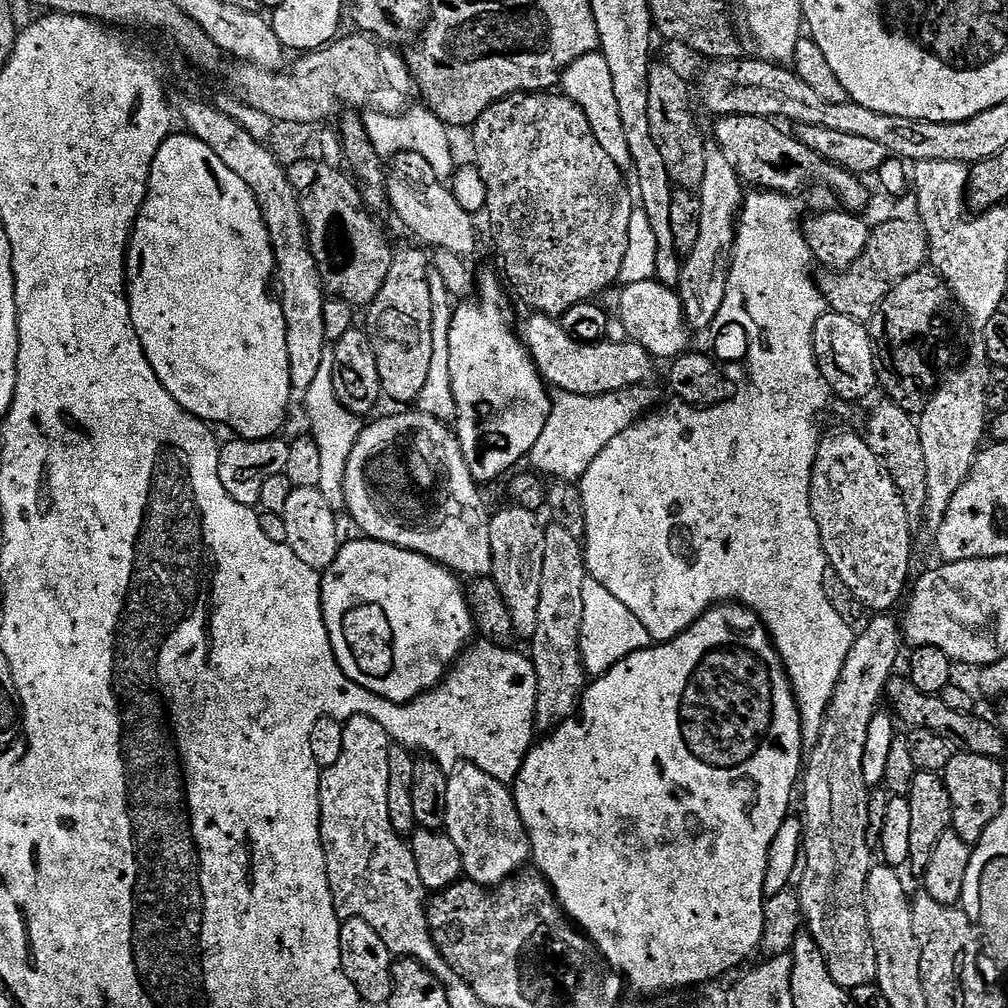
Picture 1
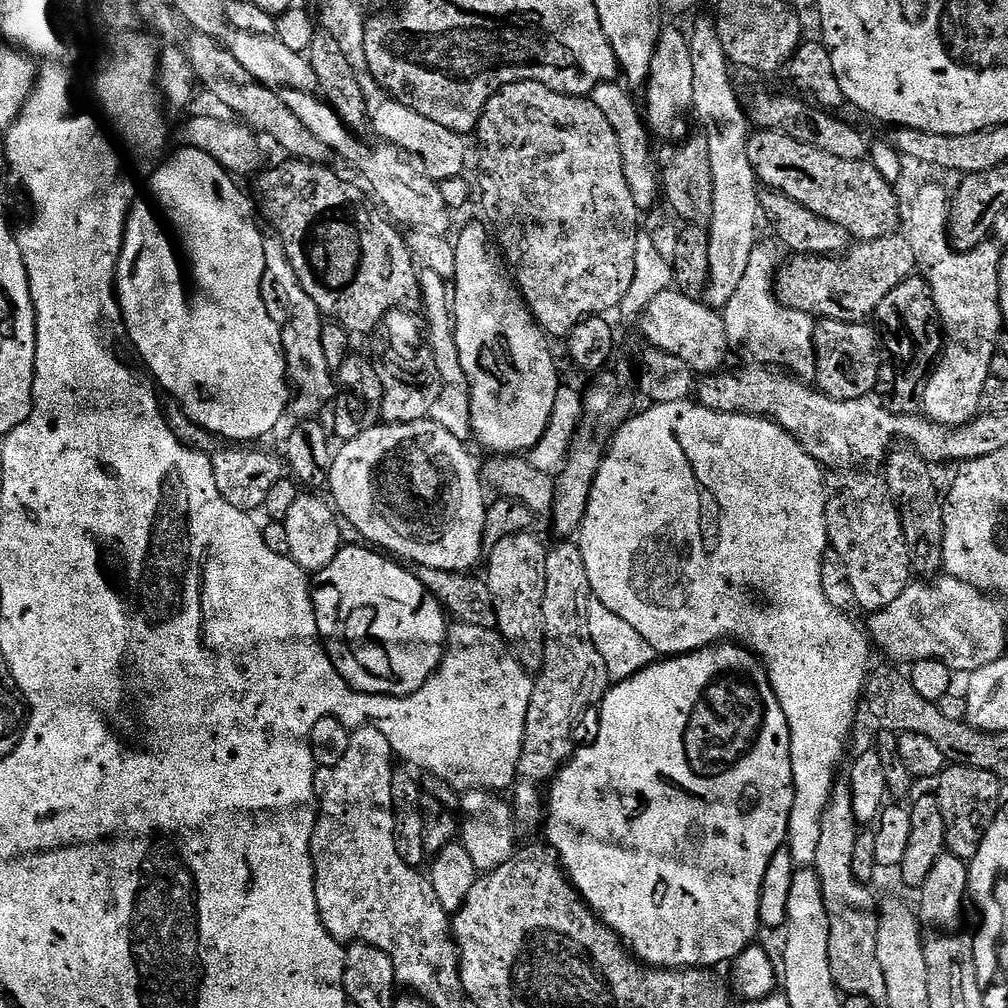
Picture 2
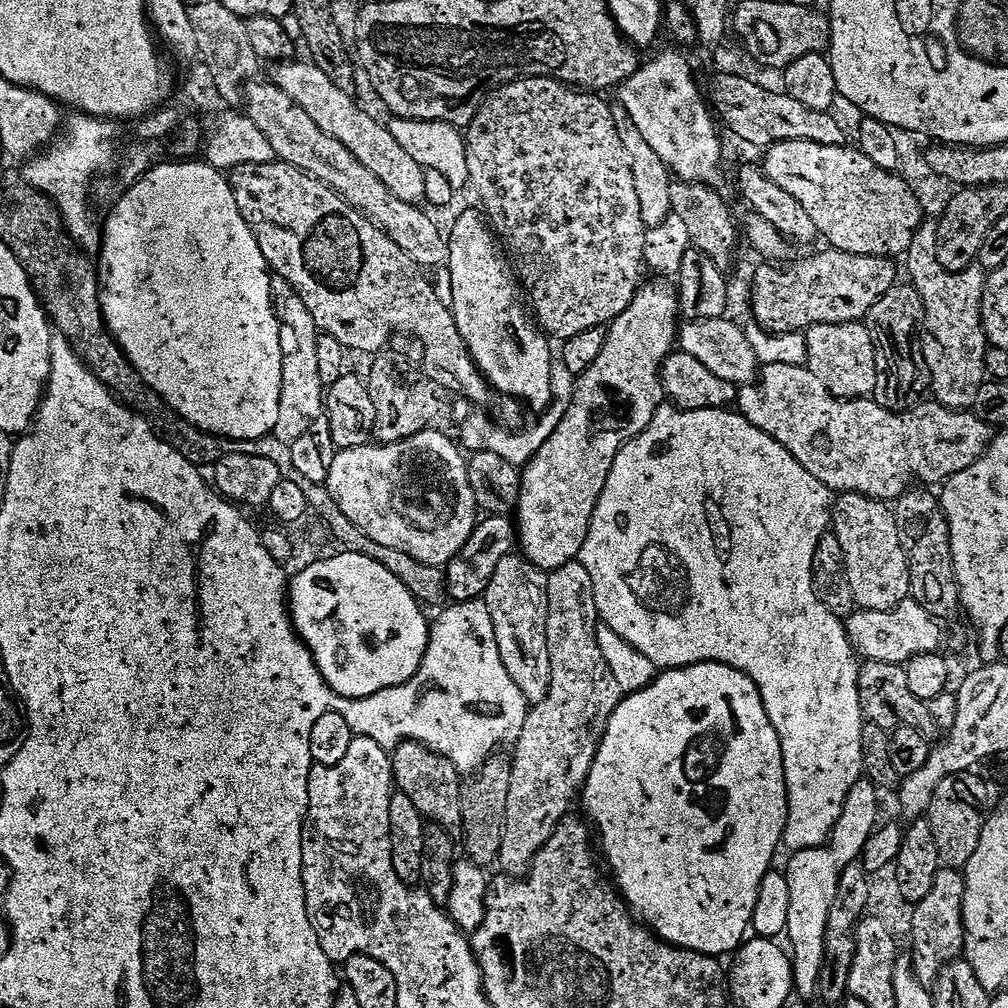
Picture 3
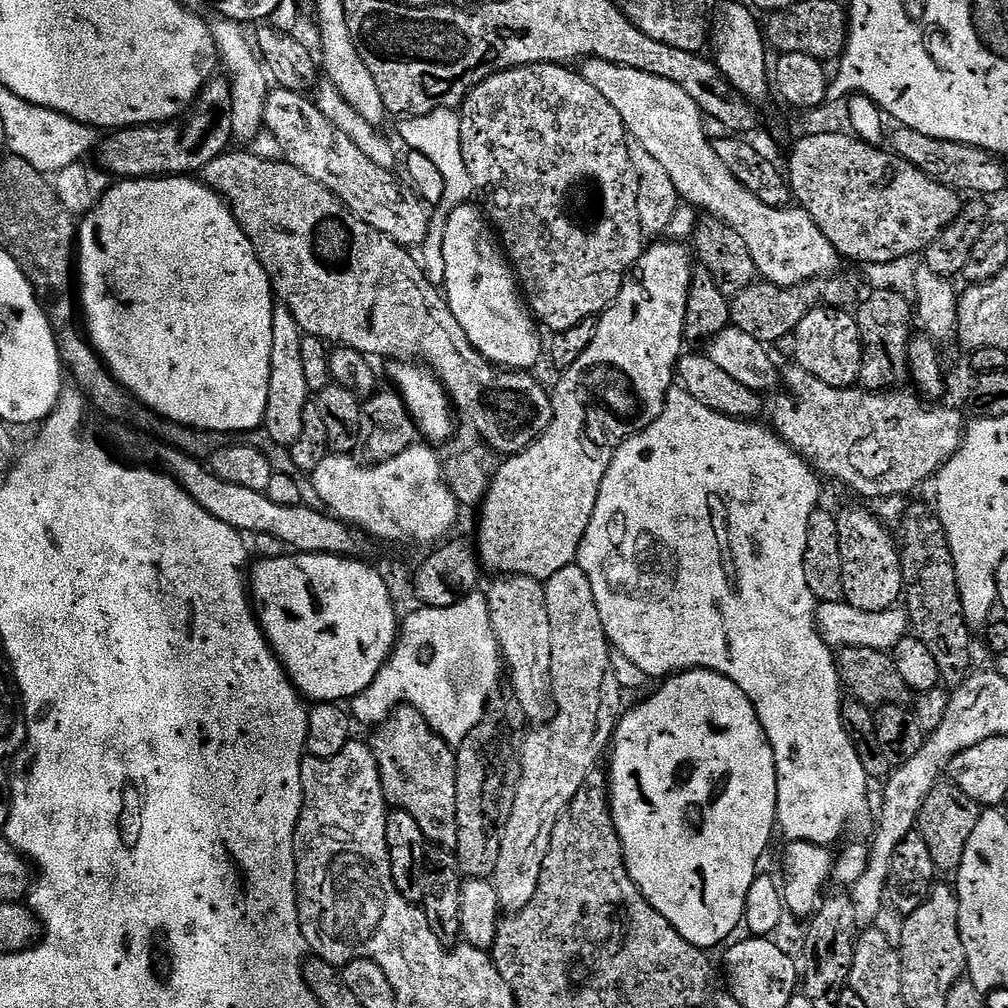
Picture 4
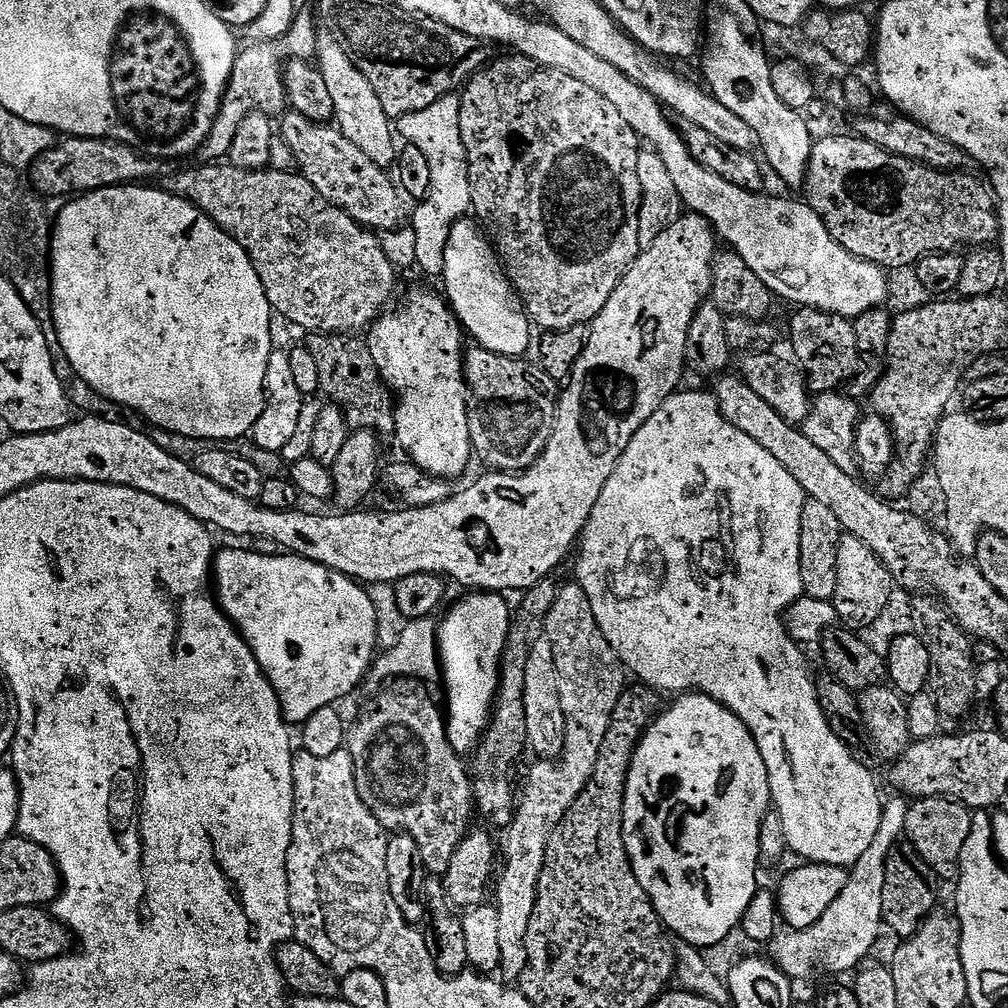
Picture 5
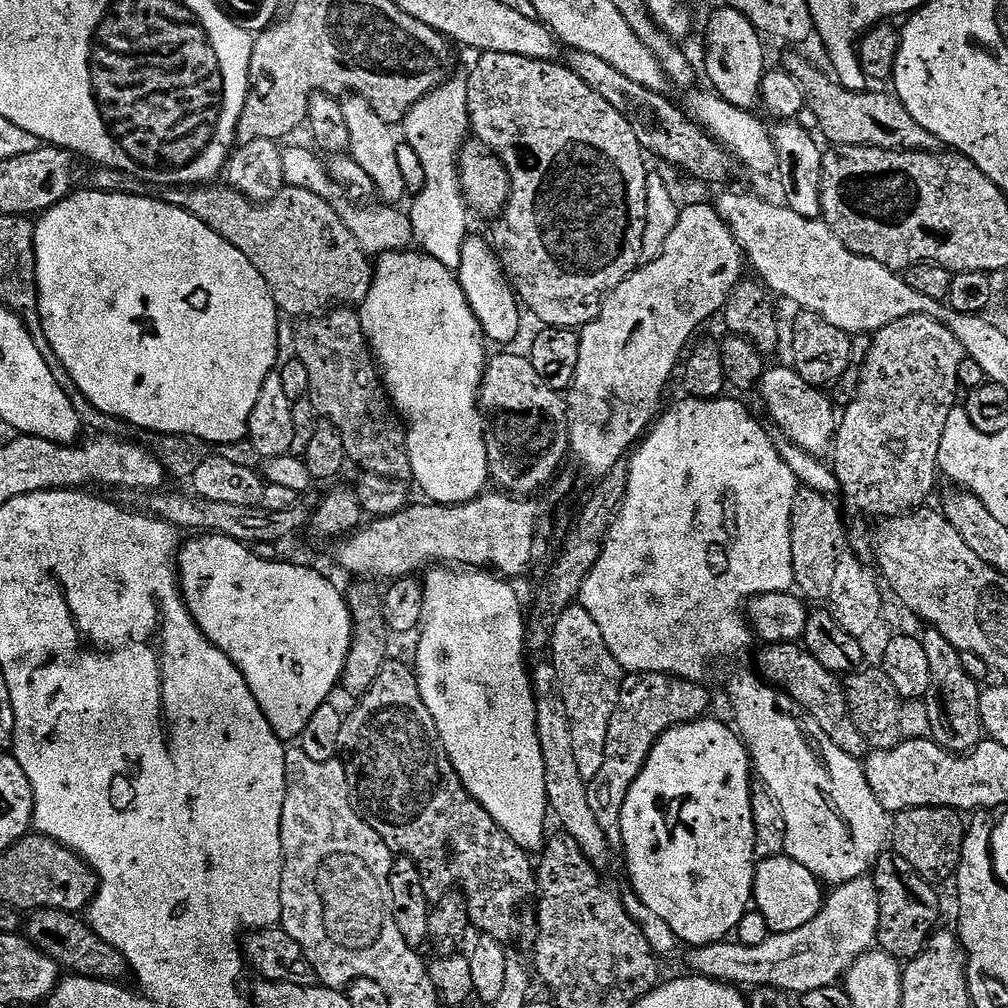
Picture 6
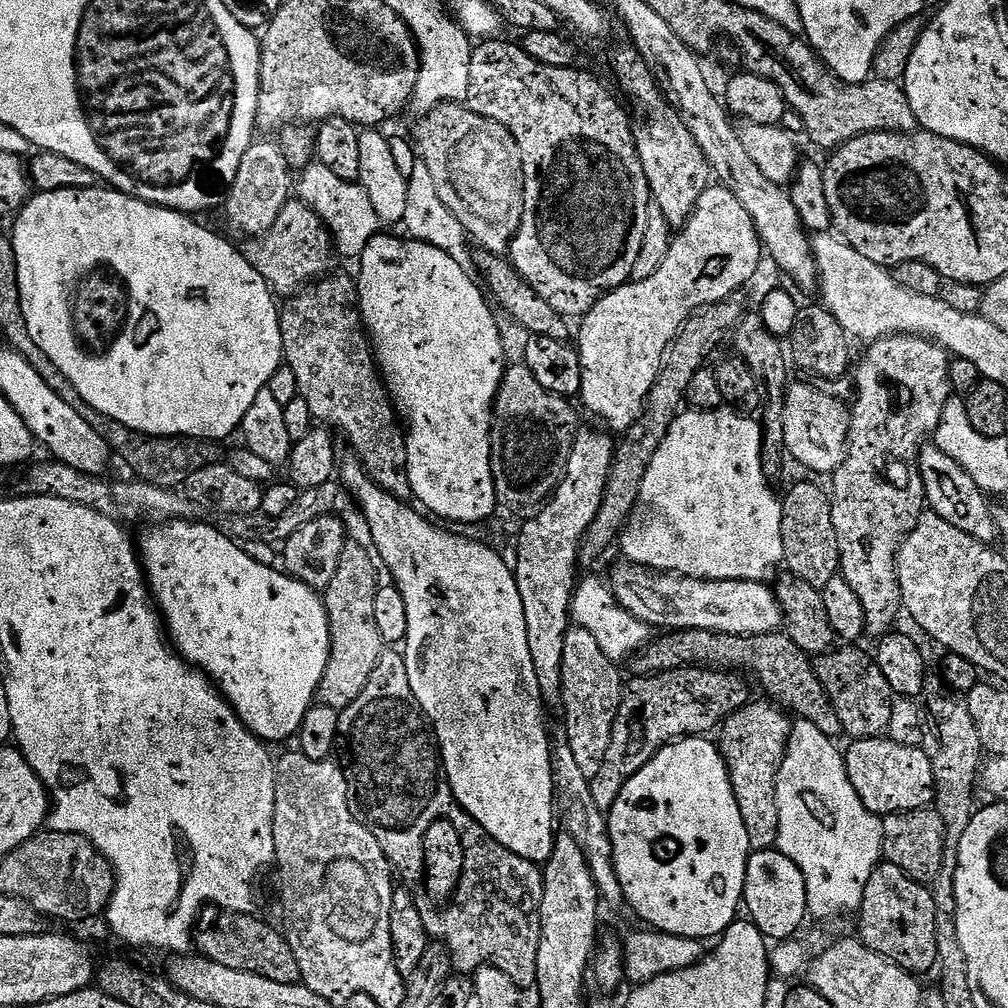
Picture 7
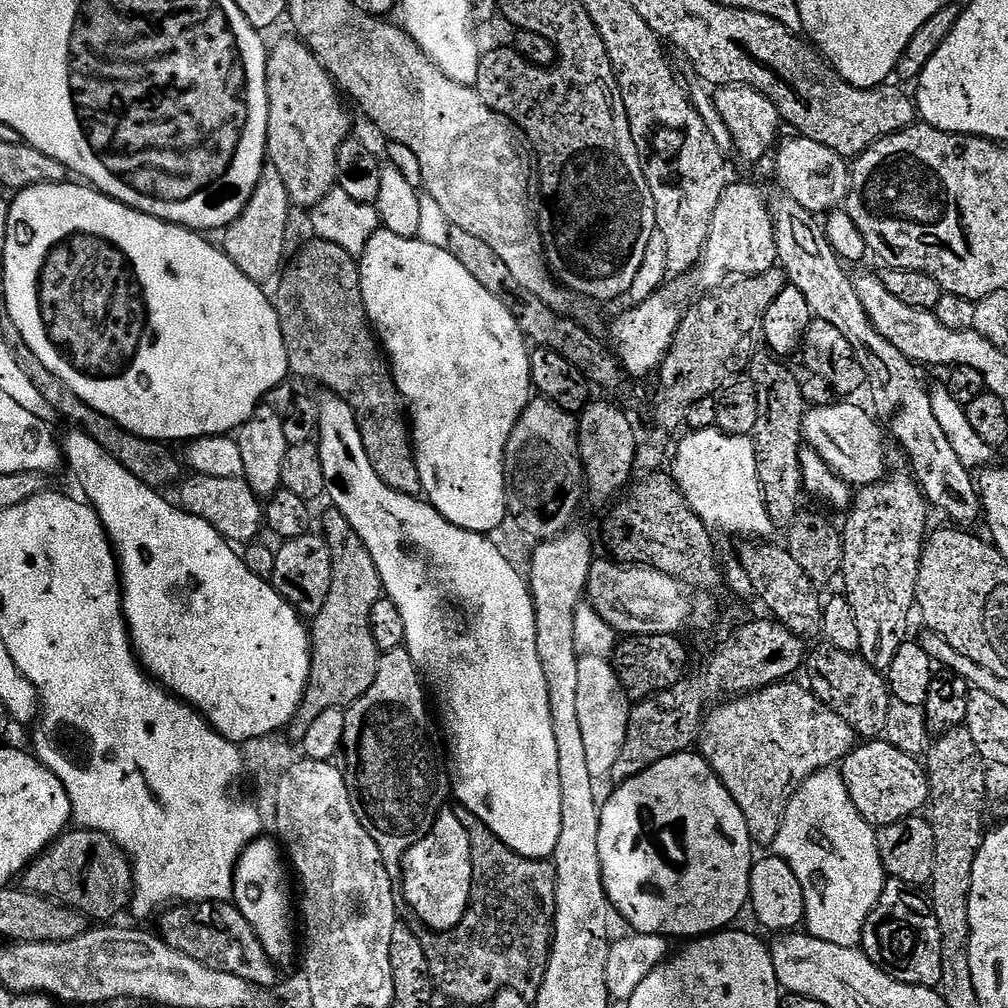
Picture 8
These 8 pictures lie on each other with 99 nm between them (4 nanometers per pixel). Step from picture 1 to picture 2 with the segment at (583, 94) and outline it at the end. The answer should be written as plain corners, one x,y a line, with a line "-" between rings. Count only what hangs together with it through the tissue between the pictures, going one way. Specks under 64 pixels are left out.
605,82
597,85
590,93
590,99
598,110
610,122
616,135
616,141
622,154
622,170
626,174
626,186
630,186
630,198
634,198
634,206
638,210
655,209
658,204
658,195
661,193
661,183
658,181
658,170
654,165
654,152
648,149
648,138
645,123
636,114
636,106
632,102
633,93
623,83

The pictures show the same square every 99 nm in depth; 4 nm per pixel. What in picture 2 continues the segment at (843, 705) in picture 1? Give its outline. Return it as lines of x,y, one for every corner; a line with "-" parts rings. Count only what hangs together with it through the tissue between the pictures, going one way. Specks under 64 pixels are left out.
847,783
833,787
824,807
818,834
818,854
814,871
822,886
822,898
828,915
828,953
830,970
841,993
865,995
879,1006
887,1005
886,978
876,957
878,946
878,904
872,901
869,889
854,876
854,846
858,821
852,805
852,791

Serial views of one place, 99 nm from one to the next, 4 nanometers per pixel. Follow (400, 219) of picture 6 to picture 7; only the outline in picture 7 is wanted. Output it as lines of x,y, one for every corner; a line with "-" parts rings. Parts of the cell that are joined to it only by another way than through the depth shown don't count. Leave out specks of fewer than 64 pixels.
317,160
306,164
299,176
297,199
304,204
310,204
322,218
325,227
333,235
337,253
352,260
357,259
382,226
382,221
374,210
374,206
371,205
370,196
366,193
364,186
355,181
340,178
328,166

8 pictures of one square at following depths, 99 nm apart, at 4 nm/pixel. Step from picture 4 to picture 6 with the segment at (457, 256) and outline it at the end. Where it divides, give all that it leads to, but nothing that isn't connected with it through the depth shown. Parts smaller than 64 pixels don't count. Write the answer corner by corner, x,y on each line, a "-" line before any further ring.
469,235
461,248
461,264
458,269
458,279
466,294
468,304
474,310
478,322
482,326
485,337
500,346
508,346
520,332
520,310
522,304
500,265
500,257
480,236

